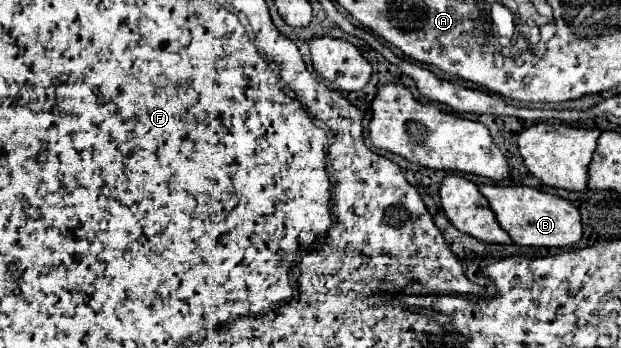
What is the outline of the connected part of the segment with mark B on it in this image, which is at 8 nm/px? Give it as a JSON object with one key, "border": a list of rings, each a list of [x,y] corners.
{"border":[[[479,186],[489,200],[499,226],[523,246],[573,246],[583,238],[583,224],[579,210],[565,198],[539,192],[529,186]]]}

